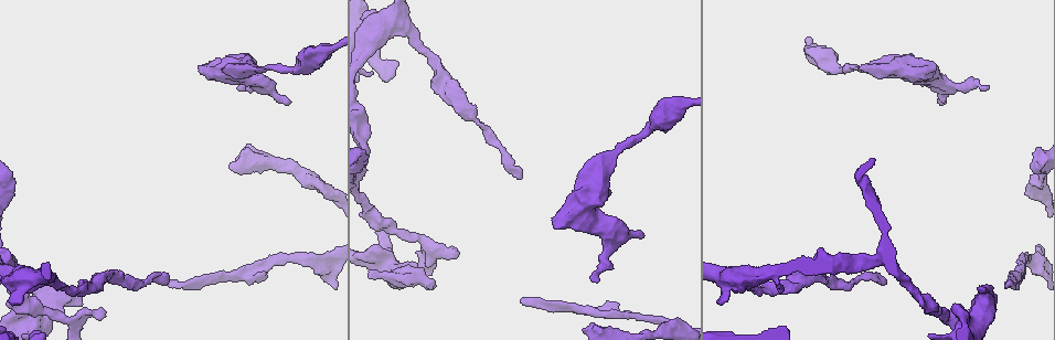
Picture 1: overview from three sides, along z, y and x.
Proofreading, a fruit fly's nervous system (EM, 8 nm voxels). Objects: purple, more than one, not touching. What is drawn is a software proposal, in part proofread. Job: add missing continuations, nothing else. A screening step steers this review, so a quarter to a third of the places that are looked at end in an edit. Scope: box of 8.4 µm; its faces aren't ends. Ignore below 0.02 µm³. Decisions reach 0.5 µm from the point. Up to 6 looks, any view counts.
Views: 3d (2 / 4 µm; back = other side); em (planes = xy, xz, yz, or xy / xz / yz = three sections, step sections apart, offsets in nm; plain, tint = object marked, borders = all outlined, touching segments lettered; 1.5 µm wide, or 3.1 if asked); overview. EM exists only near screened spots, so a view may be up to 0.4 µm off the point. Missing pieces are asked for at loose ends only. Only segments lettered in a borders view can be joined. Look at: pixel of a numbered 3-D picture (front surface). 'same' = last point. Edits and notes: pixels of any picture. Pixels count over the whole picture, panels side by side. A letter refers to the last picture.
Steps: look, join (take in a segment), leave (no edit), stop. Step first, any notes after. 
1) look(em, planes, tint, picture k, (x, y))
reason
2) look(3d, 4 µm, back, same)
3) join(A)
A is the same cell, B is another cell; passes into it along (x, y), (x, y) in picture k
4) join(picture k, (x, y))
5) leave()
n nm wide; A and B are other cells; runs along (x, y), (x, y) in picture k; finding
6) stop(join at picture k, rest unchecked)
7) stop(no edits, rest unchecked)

look(3d, 2 µm, back, picture 1, (989, 88))

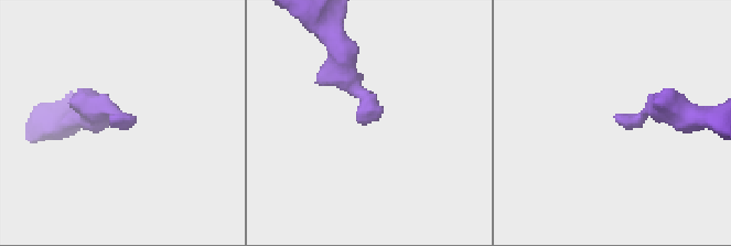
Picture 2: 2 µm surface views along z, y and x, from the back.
look(em, planes, borders, picture 2, (114, 114))

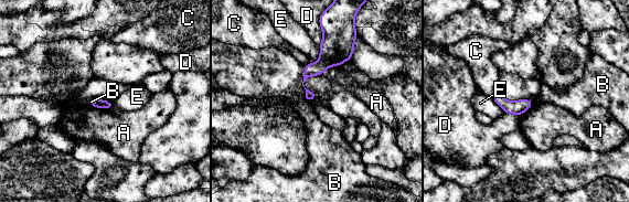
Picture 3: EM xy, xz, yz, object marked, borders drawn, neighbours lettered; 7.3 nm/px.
leave()
A, B, C, D and E are other cells; border along (319, 45), (320, 57), (310, 63) in picture 3; no lettered segment goes on from it

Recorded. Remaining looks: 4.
look(3d, 2 µm, picture 1, (169, 283))
free end

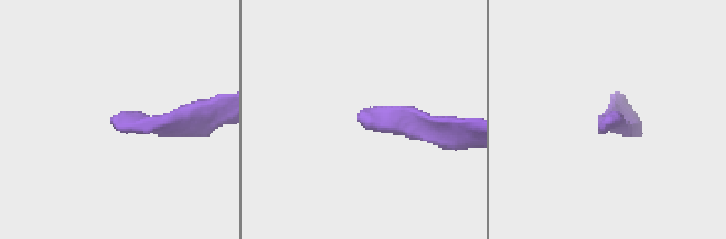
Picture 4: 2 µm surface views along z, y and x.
look(em, planes, borders, picture 4, (362, 117))

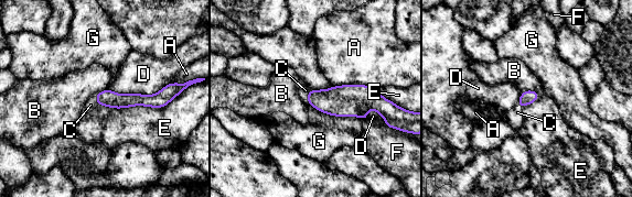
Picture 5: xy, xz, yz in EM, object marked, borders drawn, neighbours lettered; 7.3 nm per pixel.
join(C)
C is the same cell, A, B, D, E, F and G are other cells; passes into it along (340, 100), (308, 95), (303, 91) in picture 5; the neuron continues

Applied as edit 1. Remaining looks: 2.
stop(join at picture 5, rest unchecked)

